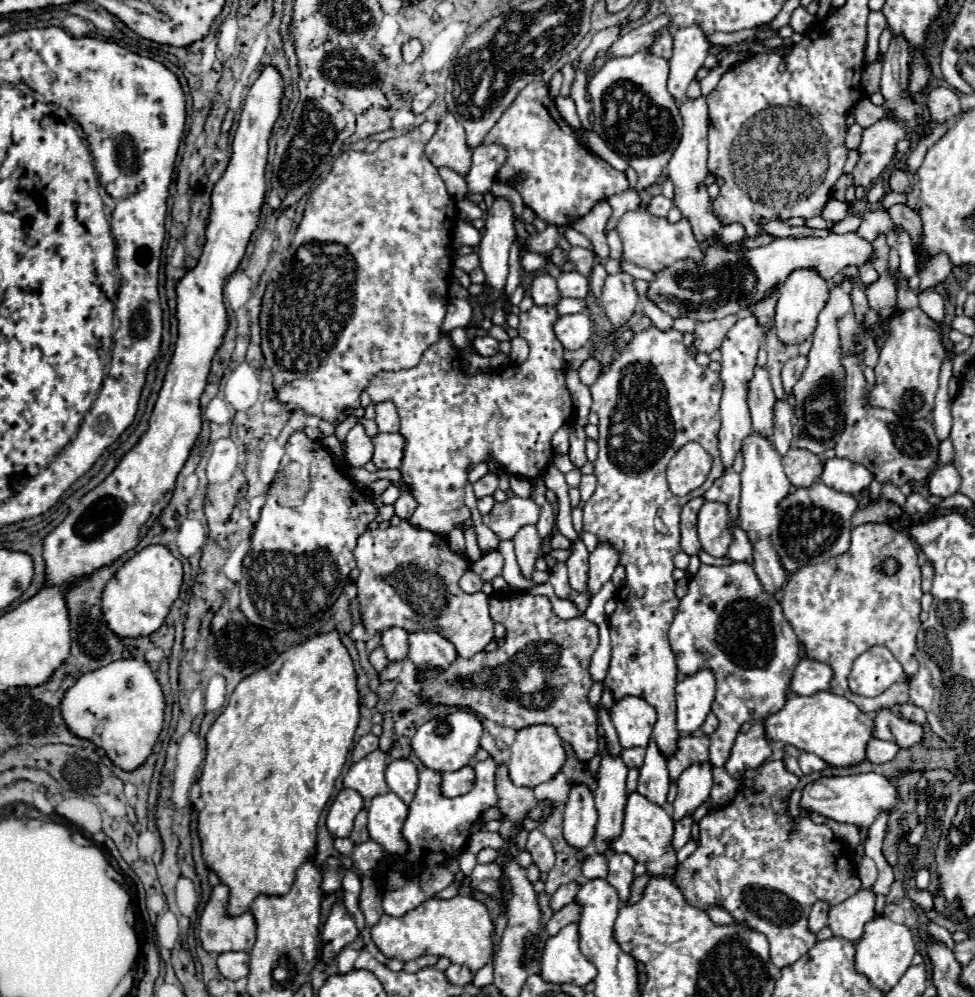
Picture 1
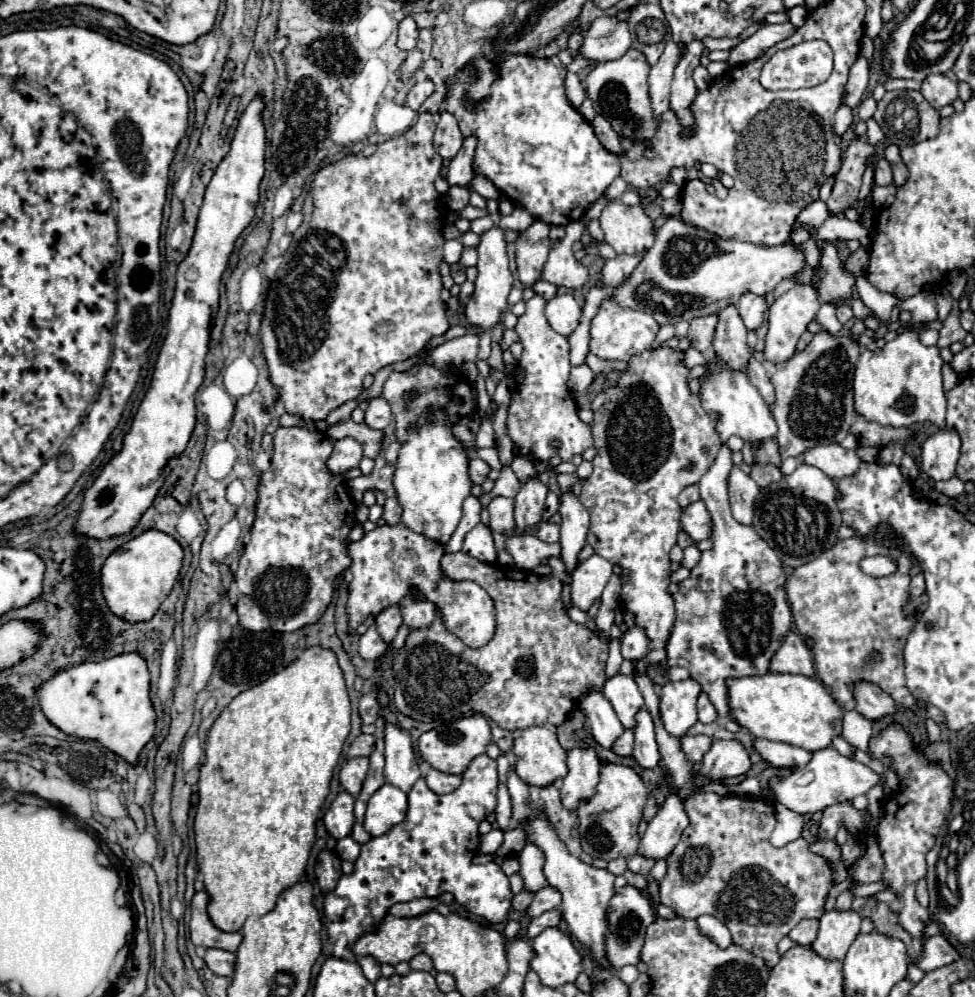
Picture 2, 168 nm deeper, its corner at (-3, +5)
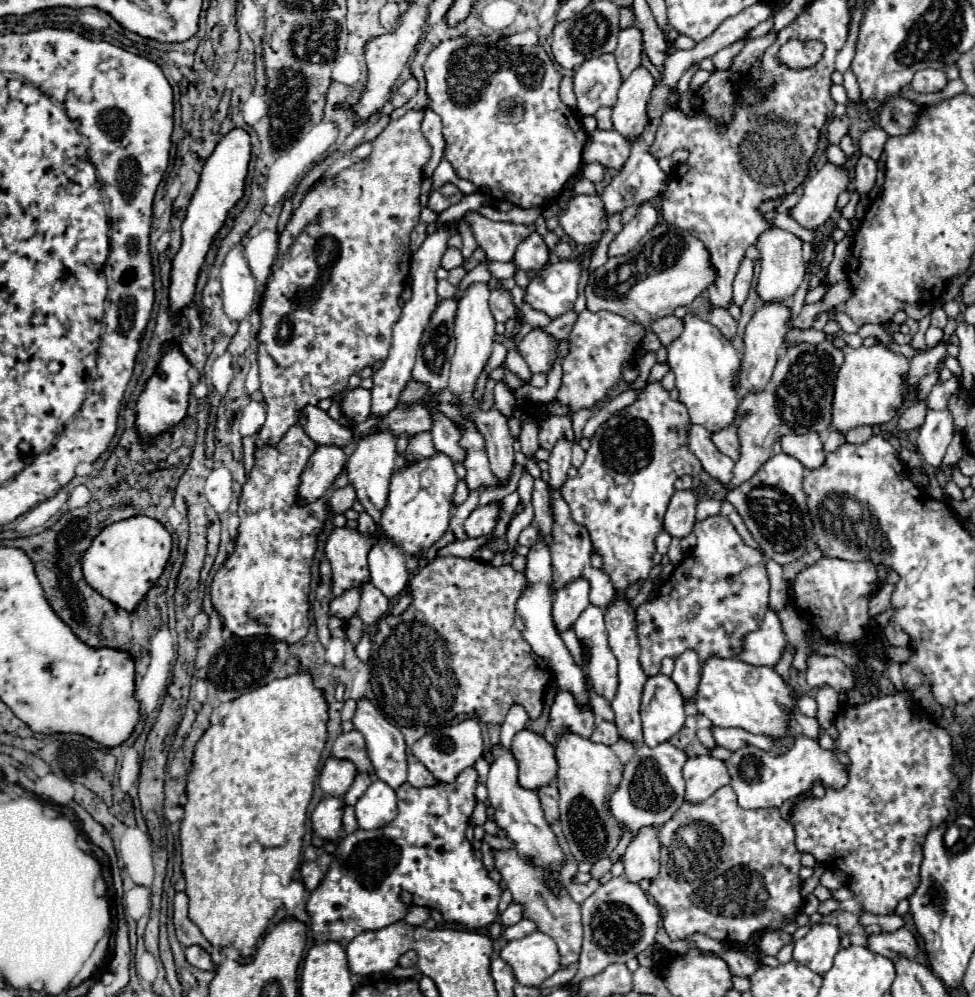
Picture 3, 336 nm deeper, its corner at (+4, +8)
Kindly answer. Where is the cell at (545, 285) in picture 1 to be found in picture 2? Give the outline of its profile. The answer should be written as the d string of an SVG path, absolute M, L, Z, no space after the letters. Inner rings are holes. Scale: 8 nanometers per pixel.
M535 221L529 225L521 237L515 241L517 247L517 271L523 285L533 287L543 273L551 251L549 225L543 221Z

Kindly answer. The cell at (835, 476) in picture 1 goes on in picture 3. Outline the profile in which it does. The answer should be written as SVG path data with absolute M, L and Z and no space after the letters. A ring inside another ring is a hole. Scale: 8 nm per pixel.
M816 432L808 434L786 434L780 438L782 450L796 458L804 468L818 468L822 460L826 458L826 452L822 448L822 442Z

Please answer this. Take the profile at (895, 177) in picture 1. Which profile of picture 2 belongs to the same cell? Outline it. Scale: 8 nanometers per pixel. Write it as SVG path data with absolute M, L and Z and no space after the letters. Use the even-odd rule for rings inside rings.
M879 159L875 165L875 185L891 185L893 183L893 171L887 159Z

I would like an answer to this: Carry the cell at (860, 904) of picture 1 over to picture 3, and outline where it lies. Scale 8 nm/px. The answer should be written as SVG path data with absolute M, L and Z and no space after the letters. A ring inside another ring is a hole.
M818 924L818 926L812 926L812 930L804 938L796 940L792 960L822 976L832 968L832 962L834 962L834 956L836 956L838 950L840 950L840 932L838 932L838 928L832 926L832 924Z

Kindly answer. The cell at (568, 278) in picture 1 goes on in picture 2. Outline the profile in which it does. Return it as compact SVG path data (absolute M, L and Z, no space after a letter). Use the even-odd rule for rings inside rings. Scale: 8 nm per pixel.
M579 219L577 223L569 223L565 229L567 229L565 239L555 243L553 249L549 251L549 261L545 263L543 279L557 287L581 289L589 283L589 271L581 261L575 259L573 243L581 237L583 223Z

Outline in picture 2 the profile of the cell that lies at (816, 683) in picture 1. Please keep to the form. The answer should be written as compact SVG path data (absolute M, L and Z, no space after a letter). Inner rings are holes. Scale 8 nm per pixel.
M789 631L789 635L783 639L777 655L773 657L771 673L799 673L805 677L815 675L813 657L809 655L805 641L797 633Z

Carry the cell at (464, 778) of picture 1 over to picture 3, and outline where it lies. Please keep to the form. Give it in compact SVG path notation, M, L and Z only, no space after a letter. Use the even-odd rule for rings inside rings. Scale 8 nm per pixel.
M418 760L408 762L408 782L412 786L416 786L416 788L420 788L420 786L436 786L438 784L434 780L434 776L430 776L430 772Z

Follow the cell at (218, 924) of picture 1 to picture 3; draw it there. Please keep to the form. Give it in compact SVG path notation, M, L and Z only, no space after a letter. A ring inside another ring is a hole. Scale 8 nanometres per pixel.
M176 892L176 896L174 896L174 928L176 928L178 942L182 946L198 944L206 952L214 950L212 944L202 936L202 932L198 932L198 926L194 922L190 922L190 918L188 918L188 898L186 898L184 892Z

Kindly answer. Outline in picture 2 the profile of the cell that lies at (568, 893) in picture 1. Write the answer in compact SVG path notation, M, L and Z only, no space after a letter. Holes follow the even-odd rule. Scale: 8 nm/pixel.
M547 885L547 887L543 887L543 889L539 889L539 891L535 893L535 899L533 899L533 903L529 905L527 913L529 913L531 917L539 917L539 915L543 915L545 911L557 909L559 905L561 905L561 891L557 891L557 887Z

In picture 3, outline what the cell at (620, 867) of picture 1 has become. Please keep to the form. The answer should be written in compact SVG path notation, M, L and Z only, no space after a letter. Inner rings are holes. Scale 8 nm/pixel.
M602 858L602 860L598 860L598 862L592 866L590 876L592 876L592 878L600 878L600 876L604 876L606 872L610 872L610 868L612 868L610 858Z

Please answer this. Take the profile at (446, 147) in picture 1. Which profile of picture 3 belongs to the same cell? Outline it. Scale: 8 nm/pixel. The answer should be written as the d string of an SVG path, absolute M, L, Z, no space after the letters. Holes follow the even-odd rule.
M424 108L422 134L428 138L428 142L430 142L432 150L434 150L430 162L428 162L426 168L424 168L426 178L432 176L434 168L440 164L440 160L442 160L442 156L444 156L444 140L442 140L442 132L440 132L440 128L442 128L442 122L438 120L438 114L434 114L430 108Z

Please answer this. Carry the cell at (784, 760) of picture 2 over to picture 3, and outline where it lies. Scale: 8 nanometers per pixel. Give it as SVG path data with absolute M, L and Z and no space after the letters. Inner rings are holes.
M712 728L712 736L718 746L728 748L732 752L742 748L742 744L754 744L756 748L766 748L766 750L772 748L772 740L768 736L750 734L742 728Z

